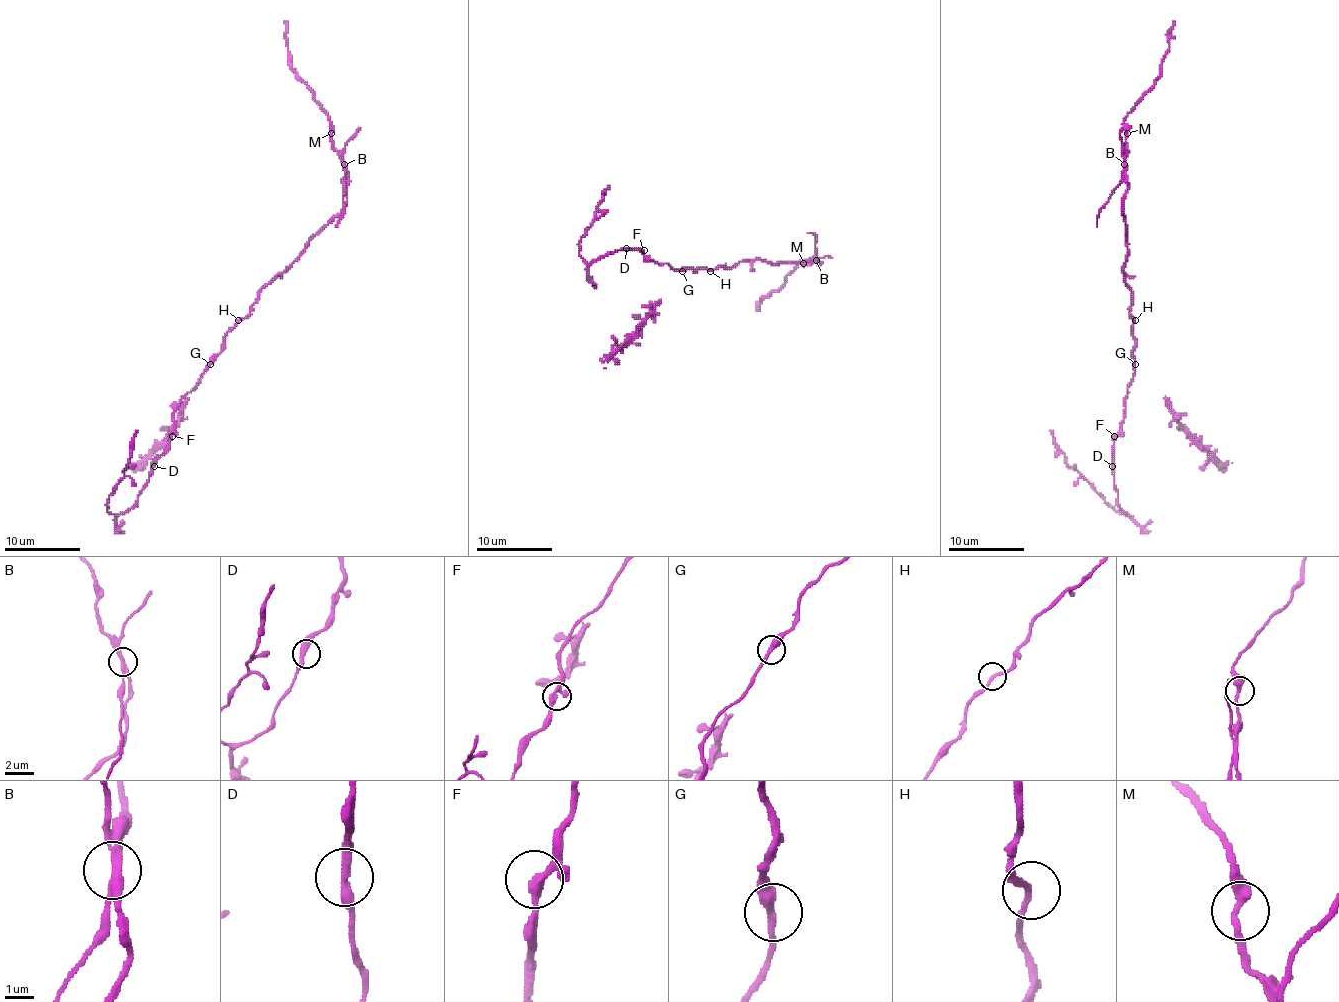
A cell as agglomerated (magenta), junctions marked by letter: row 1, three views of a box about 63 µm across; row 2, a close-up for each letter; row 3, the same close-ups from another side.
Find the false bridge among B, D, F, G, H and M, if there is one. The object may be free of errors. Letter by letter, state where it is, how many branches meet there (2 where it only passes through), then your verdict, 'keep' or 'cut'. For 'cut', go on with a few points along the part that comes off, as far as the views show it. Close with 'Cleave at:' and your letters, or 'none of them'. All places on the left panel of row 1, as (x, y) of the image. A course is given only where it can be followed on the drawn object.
B: (344, 164) | 3 | cut | (345, 164), (343, 213), (335, 227)
D: (154, 466) | 2 | keep
F: (172, 436) | 3 | keep
G: (210, 364) | 2 | keep
H: (238, 320) | 2 | keep
M: (331, 133) | 2 | keep
Cleave at: B

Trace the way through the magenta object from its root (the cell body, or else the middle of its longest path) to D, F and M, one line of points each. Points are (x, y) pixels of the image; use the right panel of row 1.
D: (1133, 320), (1135, 373), (1127, 386), (1123, 423), (1121, 432), (1114, 442), (1112, 466)
F: (1133, 320), (1135, 373), (1127, 386), (1123, 423), (1114, 436)
M: (1133, 320), (1129, 312), (1131, 289), (1123, 270), (1127, 255), (1123, 213), (1127, 133)

